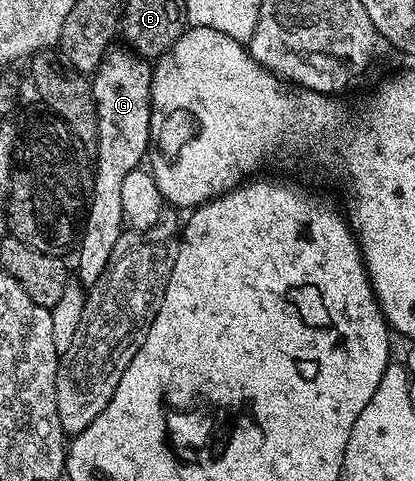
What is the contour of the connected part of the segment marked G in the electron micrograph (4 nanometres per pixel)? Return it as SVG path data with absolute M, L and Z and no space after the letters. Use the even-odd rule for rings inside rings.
M118 45L107 51L102 64L93 76L96 117L98 118L97 154L93 159L92 190L88 210L80 227L77 282L89 289L104 273L116 241L120 241L124 224L124 205L120 185L128 173L139 170L151 150L150 145L150 90L154 76L151 64L141 55Z

